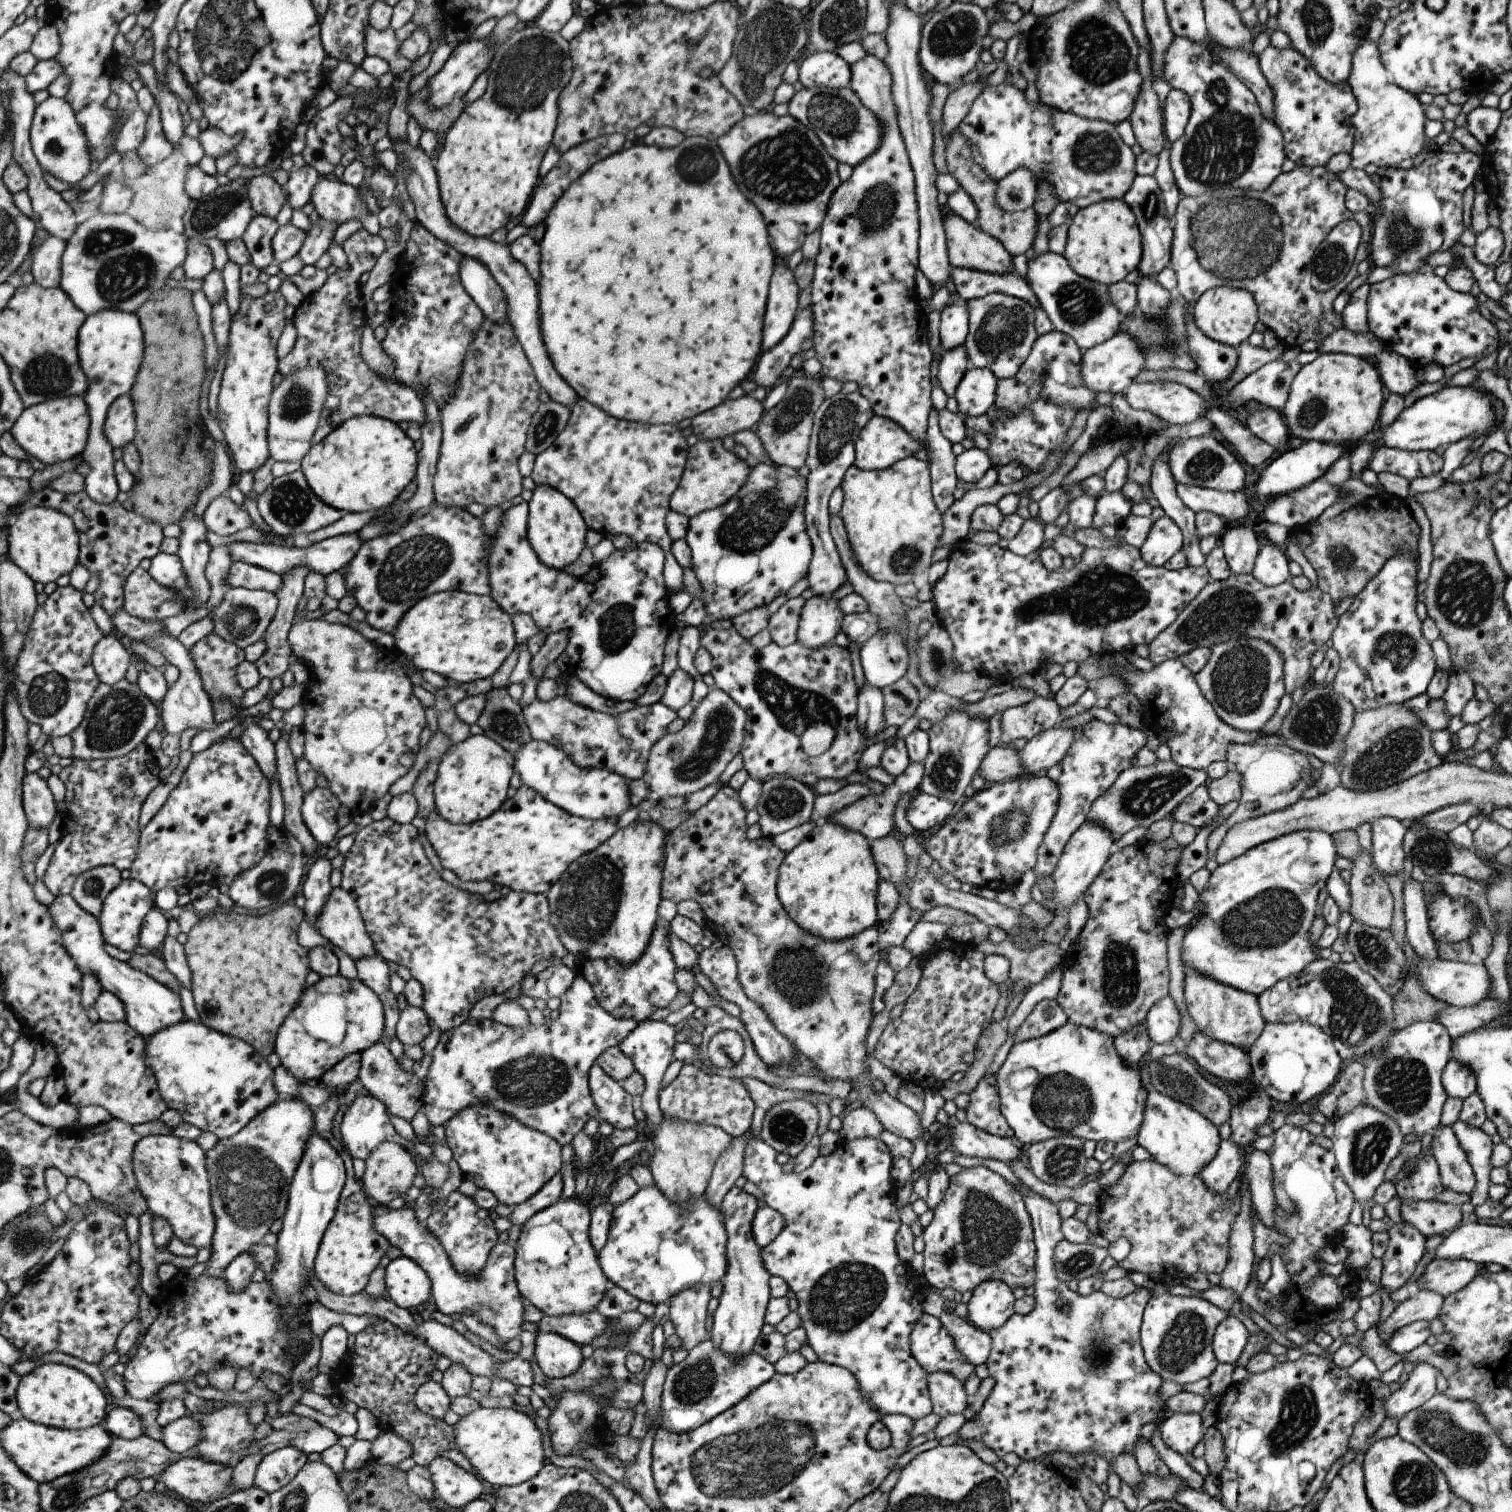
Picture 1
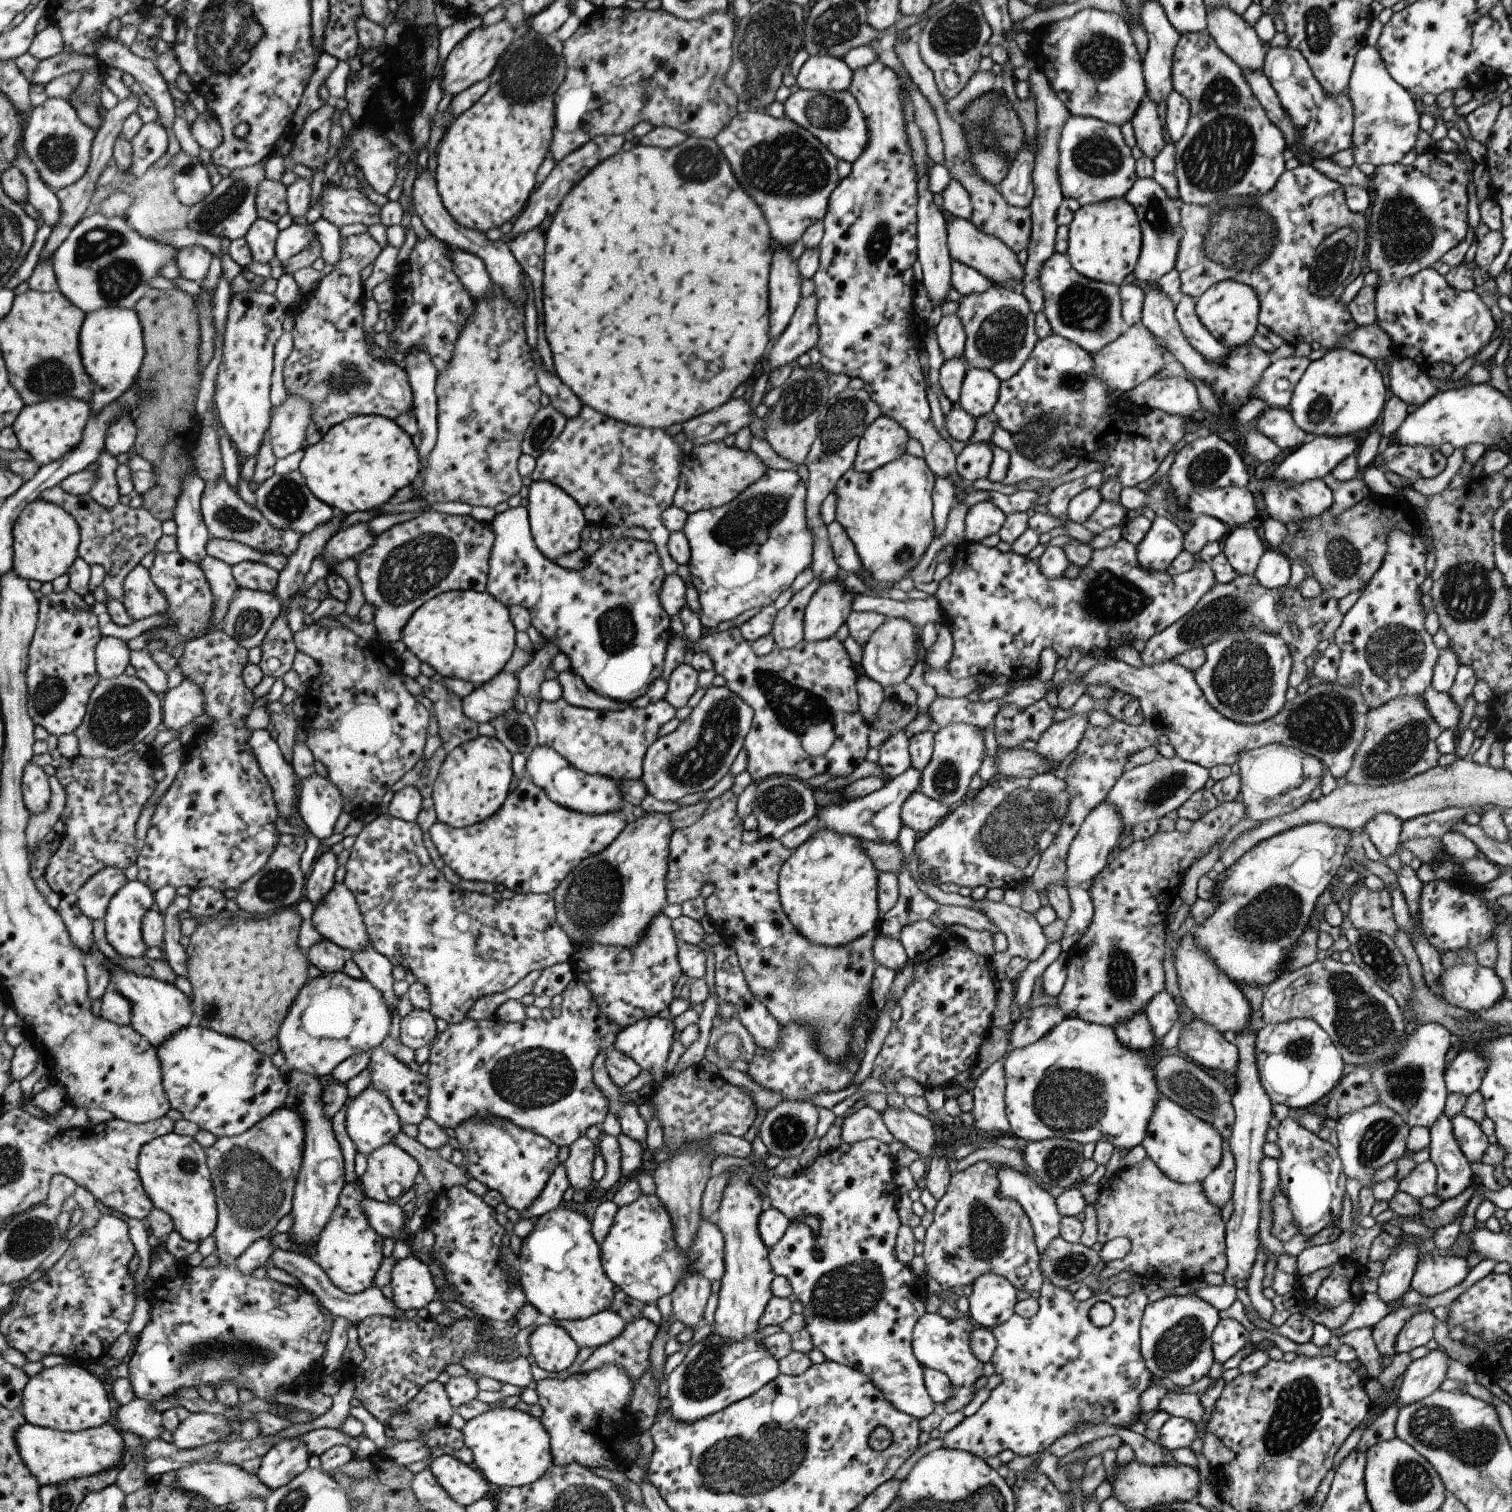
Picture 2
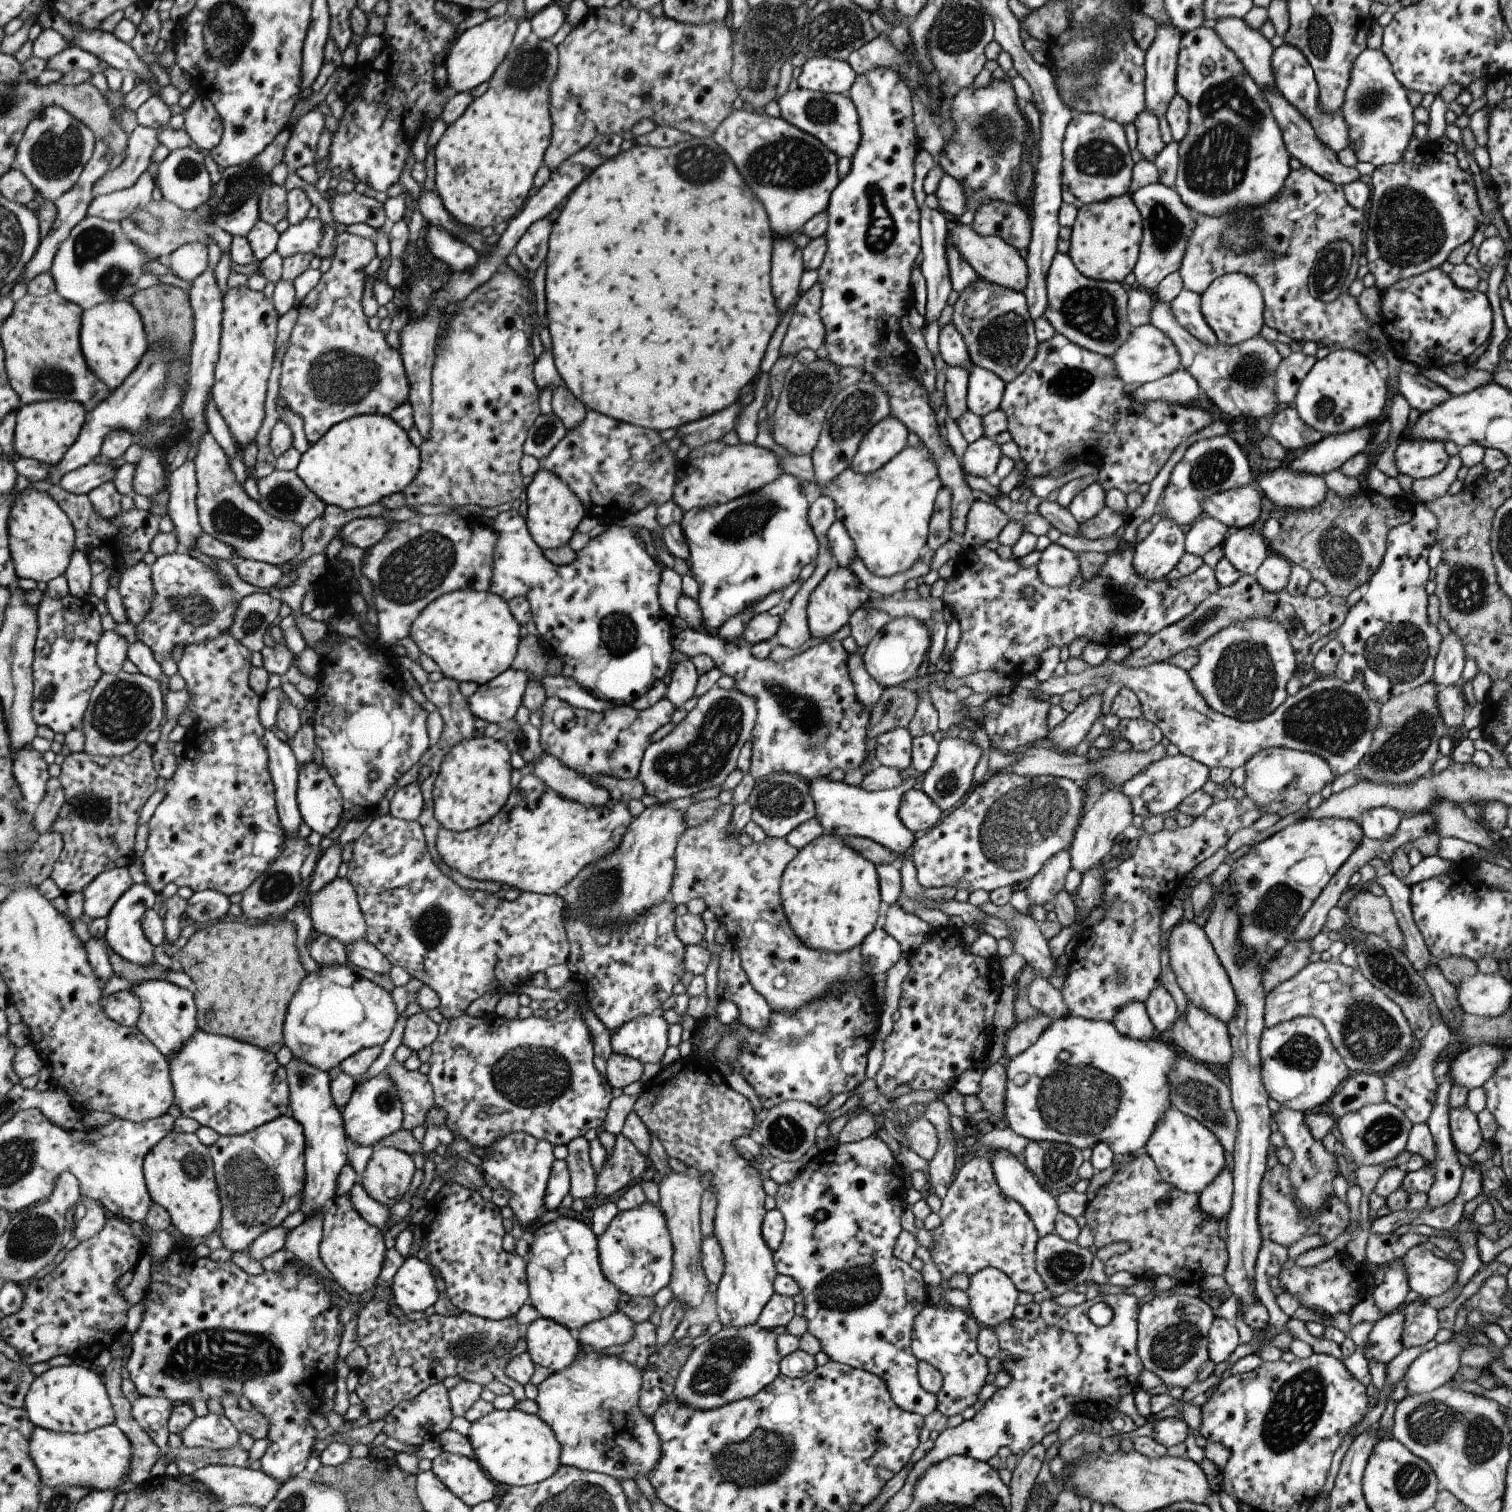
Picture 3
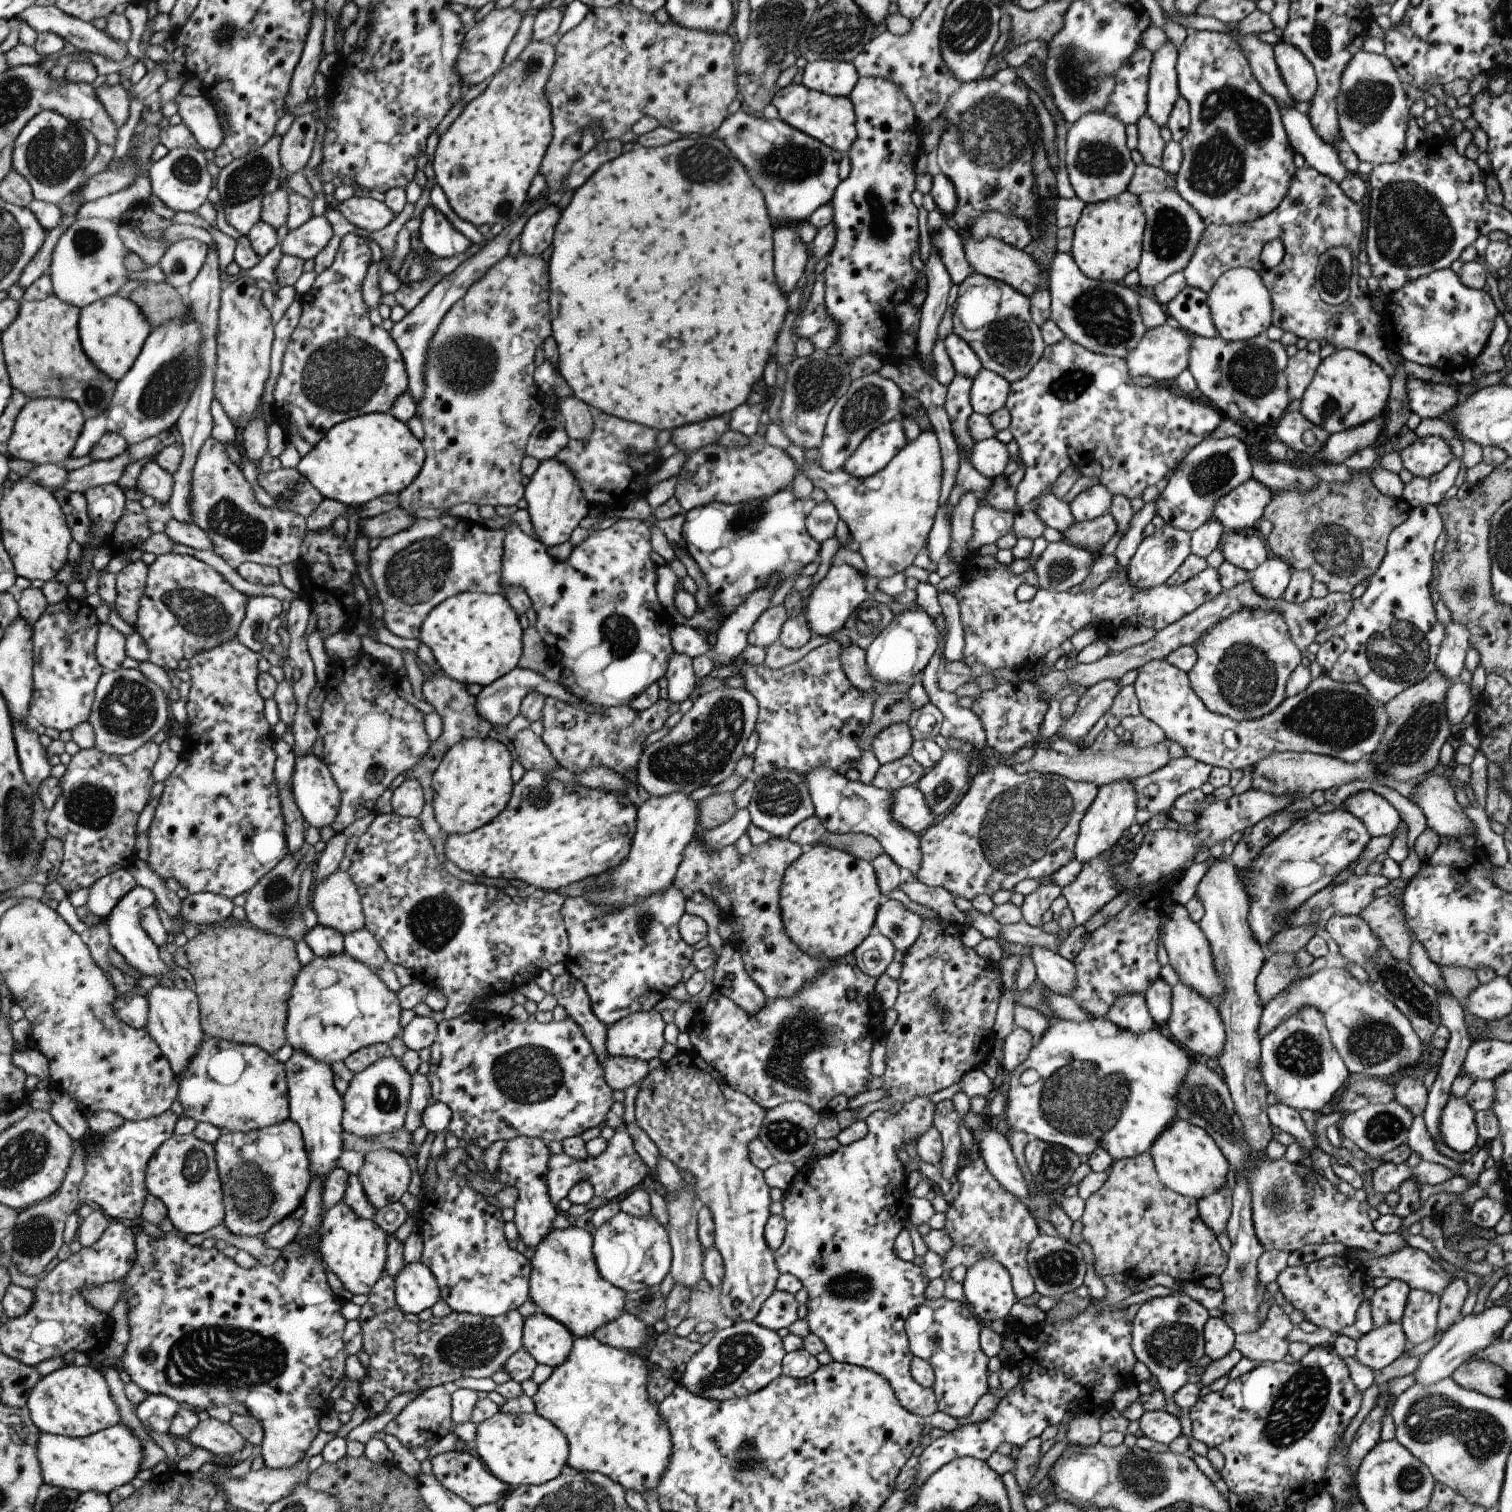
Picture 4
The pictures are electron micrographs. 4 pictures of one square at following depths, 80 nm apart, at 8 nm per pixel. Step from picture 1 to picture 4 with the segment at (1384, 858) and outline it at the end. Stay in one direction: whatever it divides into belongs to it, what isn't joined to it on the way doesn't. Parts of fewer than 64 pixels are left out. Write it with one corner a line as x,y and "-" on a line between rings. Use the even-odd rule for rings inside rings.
1365,789
1342,800
1342,808
1356,816
1371,837
1391,835
1400,820
1397,811
1381,795

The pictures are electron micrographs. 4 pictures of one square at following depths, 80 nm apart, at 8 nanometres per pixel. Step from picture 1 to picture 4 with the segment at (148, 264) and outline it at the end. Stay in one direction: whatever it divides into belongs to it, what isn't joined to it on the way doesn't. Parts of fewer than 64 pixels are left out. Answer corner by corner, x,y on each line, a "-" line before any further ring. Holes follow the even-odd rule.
93,217
88,219
77,219
62,235
55,247
52,265
49,274
52,277
54,294
63,302
75,305
82,309
93,304
93,301
117,295
121,286
129,280
127,268
125,268
125,254
128,248
123,244
120,235
118,221
100,219

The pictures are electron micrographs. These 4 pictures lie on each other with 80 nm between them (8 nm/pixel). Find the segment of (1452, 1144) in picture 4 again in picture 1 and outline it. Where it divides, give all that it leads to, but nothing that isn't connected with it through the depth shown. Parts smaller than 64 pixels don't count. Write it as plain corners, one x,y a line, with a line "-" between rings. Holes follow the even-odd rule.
1457,1119
1451,1126
1461,1150
1465,1153
1467,1162
1472,1168
1472,1176
1475,1179
1474,1189
1469,1195
1469,1206
1479,1206
1485,1196
1488,1187
1488,1174
1491,1170
1489,1155
1491,1154
1490,1136
1485,1134
1480,1127
1474,1127

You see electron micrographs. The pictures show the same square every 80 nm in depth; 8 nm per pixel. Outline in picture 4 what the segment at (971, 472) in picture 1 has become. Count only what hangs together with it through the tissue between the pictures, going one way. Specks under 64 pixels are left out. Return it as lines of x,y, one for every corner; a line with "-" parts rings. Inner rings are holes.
993,437
974,442
967,460
970,465
975,468
977,472
979,472
979,474
982,474
985,478
989,479
993,479
995,476
1001,475
1003,470
1005,470
1005,465
1007,462
1011,461
1009,452
1006,449
1006,444
1001,443

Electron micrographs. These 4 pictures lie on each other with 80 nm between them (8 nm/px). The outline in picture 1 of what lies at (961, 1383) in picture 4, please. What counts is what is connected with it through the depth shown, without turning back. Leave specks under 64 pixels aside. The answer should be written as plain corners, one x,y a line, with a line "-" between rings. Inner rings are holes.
921,1313
910,1332
909,1344
911,1356
926,1373
949,1373
962,1383
973,1374
974,1366
955,1348
937,1317

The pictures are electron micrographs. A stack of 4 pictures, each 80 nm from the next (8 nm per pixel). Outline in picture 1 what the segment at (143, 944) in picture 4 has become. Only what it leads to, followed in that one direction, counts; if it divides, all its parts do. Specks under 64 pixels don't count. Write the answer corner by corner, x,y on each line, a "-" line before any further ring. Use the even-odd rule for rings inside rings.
125,879
113,893
107,897
103,905
103,912
99,920
102,924
104,940
121,950
130,952
132,955
140,944
143,921
147,914
156,906
153,892
144,882
137,879

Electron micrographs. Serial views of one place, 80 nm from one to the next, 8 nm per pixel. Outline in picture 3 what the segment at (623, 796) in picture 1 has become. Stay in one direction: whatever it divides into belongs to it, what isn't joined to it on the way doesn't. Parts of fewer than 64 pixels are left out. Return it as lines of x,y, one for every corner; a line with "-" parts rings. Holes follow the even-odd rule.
545,752
532,766
531,772
563,798
585,806
603,806
610,798
604,788
589,782
584,775
563,766

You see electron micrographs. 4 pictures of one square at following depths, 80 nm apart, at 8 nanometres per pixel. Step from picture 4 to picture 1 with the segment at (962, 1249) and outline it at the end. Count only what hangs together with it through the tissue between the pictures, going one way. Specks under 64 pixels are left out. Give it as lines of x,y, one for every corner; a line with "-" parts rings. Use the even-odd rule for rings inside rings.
975,1166
975,1167
963,1167
961,1171
948,1178
948,1185
943,1193
943,1198
932,1208
932,1220
929,1225
921,1231
921,1238
924,1242
922,1250
922,1266
918,1273
923,1277
923,1281
928,1288
943,1290
943,1288
952,1288
957,1294
965,1292
965,1290
972,1291
981,1281
999,1279
1001,1282
1007,1283
1010,1287
1027,1288
1032,1286
1034,1280
1034,1258
1035,1258
1035,1247
1032,1239
1032,1226
1030,1223
1030,1216
1025,1210
1023,1201
1021,1200
1020,1194
1007,1183
998,1173
995,1173
986,1167

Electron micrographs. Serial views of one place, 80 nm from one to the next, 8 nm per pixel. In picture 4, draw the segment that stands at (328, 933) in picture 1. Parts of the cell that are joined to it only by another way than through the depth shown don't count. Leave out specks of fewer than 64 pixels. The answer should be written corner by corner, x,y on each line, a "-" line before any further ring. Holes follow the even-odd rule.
337,869
327,875
315,888
311,908
317,914
318,922
340,930
344,936
366,926
366,914
362,905
362,894
348,870

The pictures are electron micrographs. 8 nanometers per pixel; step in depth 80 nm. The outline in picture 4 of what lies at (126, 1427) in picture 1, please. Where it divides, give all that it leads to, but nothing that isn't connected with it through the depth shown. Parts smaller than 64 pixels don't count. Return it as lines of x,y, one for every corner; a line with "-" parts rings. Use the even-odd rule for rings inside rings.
149,1395
136,1408
137,1416
143,1424
148,1424
156,1432
169,1434
170,1426
181,1406
174,1398
167,1395

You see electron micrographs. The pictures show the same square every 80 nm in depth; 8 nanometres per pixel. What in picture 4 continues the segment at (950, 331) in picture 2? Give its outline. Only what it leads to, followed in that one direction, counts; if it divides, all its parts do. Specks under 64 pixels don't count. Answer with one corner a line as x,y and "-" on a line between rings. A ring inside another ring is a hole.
949,333
943,340
945,350
956,374
972,378
982,368
977,355
968,347
968,344
955,333

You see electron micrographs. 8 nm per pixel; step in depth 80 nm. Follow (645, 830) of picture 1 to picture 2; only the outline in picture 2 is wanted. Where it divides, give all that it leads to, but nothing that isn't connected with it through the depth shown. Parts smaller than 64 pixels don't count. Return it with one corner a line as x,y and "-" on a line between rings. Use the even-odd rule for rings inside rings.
645,813
627,823
600,853
584,858
553,890
556,920
572,945
595,943
612,947
633,946
645,934
650,920
666,906
668,842
674,828
667,813

